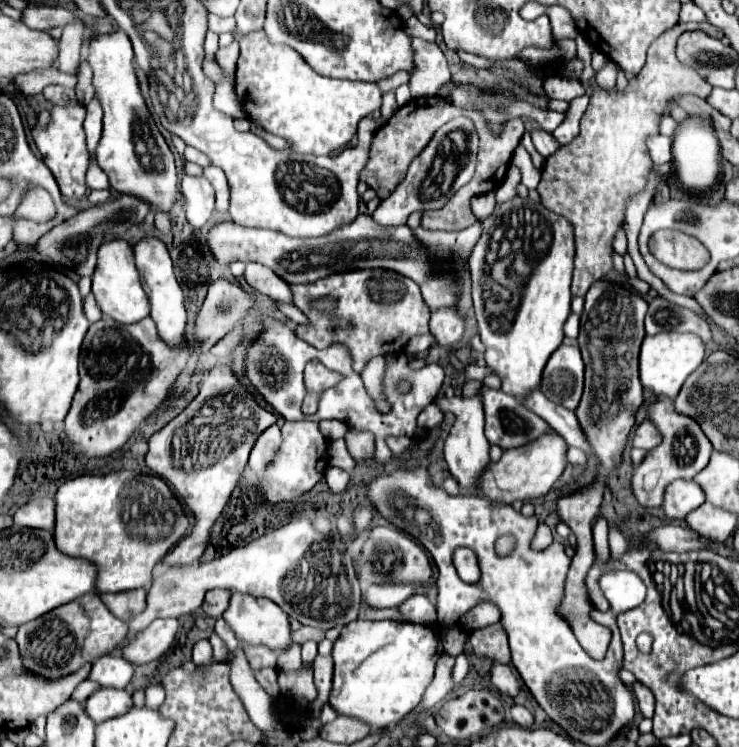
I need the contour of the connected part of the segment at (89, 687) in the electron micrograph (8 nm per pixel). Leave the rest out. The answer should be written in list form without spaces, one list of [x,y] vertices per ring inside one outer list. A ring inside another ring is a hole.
[[[86,679],[86,681],[82,681],[76,689],[74,689],[74,693],[72,693],[72,697],[70,699],[74,699],[74,701],[78,701],[78,703],[84,703],[94,691],[98,689],[98,685],[94,683],[94,681],[90,681],[90,679]]]

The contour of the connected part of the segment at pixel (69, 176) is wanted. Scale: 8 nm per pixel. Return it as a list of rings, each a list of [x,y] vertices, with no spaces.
[[[82,103],[60,107],[60,105],[46,105],[36,119],[36,125],[32,127],[32,139],[42,153],[44,163],[52,171],[52,175],[58,181],[58,187],[66,201],[78,201],[86,193],[86,169],[88,169],[88,147],[86,147],[86,135],[84,135],[84,115],[86,107]]]

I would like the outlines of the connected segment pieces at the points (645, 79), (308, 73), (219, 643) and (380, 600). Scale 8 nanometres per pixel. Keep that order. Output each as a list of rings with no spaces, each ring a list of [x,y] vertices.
[[[708,21],[704,23],[678,23],[672,29],[668,29],[666,33],[662,33],[662,37],[658,37],[658,41],[654,41],[654,45],[650,45],[648,49],[648,61],[642,69],[642,73],[638,73],[636,77],[632,77],[626,85],[626,89],[596,89],[590,97],[590,105],[580,121],[580,133],[576,139],[572,139],[568,145],[562,145],[558,149],[558,153],[554,153],[554,157],[546,157],[544,169],[542,169],[542,179],[538,183],[538,193],[542,199],[542,205],[552,209],[558,215],[564,215],[566,219],[572,221],[574,231],[576,231],[576,259],[574,259],[574,279],[572,279],[572,295],[580,295],[584,297],[586,291],[590,289],[590,285],[598,279],[602,279],[610,269],[612,269],[612,241],[614,235],[618,231],[618,227],[624,223],[624,211],[626,211],[626,203],[634,193],[644,191],[650,171],[652,171],[652,159],[646,147],[646,139],[658,135],[660,131],[660,121],[664,117],[664,113],[670,109],[670,105],[674,103],[674,99],[678,99],[680,95],[698,95],[698,97],[708,97],[712,87],[698,77],[698,73],[686,65],[682,65],[676,57],[676,39],[684,33],[684,31],[692,31],[692,29],[702,29],[708,35],[722,35],[722,31],[718,31],[716,27],[708,25]]]
[[[264,31],[242,37],[234,87],[250,121],[286,139],[294,153],[310,155],[330,155],[348,145],[358,121],[378,111],[382,103],[382,93],[374,83],[322,77],[294,49],[272,45]]]
[[[212,633],[208,639],[210,639],[212,647],[214,647],[214,661],[216,661],[216,663],[218,663],[218,661],[226,661],[230,651],[228,651],[228,647],[224,645],[224,641],[222,641],[216,633]]]
[[[384,583],[384,585],[368,585],[362,593],[362,599],[372,609],[388,609],[406,601],[414,593],[414,585],[410,583]]]

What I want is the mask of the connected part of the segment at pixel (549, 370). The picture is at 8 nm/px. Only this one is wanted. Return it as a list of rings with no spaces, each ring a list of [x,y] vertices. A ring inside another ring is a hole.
[[[560,345],[548,359],[544,367],[544,379],[542,379],[542,393],[554,401],[564,405],[566,409],[576,409],[582,397],[584,387],[584,363],[580,357],[580,349],[574,345]],[[560,373],[562,385],[556,387],[552,379]]]

